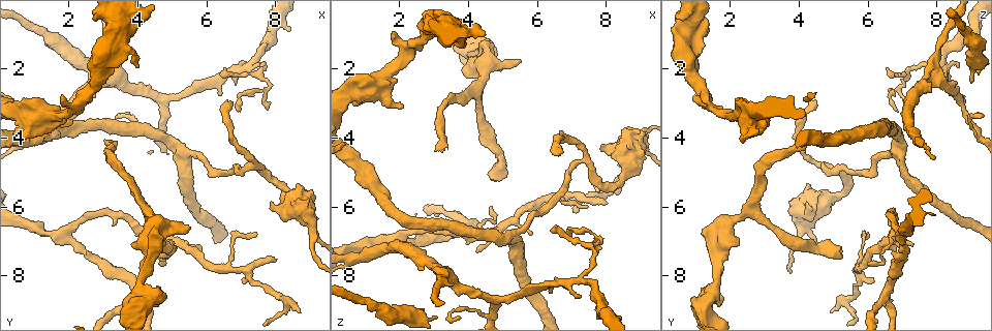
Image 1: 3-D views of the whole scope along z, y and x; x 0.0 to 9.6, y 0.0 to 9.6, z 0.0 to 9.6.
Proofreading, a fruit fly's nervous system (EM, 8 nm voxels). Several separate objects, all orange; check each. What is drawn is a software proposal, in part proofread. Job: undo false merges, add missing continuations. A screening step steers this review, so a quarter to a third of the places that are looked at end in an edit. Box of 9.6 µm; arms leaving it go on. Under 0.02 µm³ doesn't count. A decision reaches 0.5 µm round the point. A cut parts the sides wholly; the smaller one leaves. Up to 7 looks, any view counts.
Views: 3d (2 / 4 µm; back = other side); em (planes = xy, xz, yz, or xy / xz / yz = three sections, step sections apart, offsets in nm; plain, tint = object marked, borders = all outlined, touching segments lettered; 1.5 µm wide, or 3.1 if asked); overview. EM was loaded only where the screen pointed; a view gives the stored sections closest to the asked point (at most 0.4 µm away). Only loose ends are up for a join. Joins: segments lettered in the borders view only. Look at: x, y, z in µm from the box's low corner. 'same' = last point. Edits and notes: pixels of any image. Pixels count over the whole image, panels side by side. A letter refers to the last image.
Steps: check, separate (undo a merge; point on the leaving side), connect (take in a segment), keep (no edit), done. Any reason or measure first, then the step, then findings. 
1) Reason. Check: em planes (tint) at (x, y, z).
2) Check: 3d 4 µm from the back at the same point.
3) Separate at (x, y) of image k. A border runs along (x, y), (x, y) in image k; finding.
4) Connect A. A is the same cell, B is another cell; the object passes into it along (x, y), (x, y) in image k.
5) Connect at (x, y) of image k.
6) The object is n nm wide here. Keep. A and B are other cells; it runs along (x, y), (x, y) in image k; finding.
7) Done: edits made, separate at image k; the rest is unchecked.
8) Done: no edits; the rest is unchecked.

Branch stops here. Check: em xy step 8 (borders) at (8.05, 7.55, 5.90).

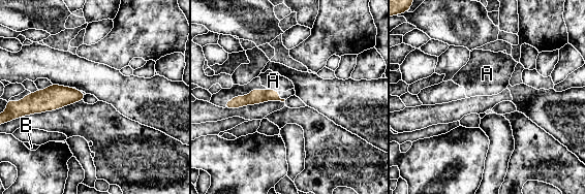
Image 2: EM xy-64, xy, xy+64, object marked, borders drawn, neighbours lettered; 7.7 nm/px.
Check: em planes (borders) at the same point.

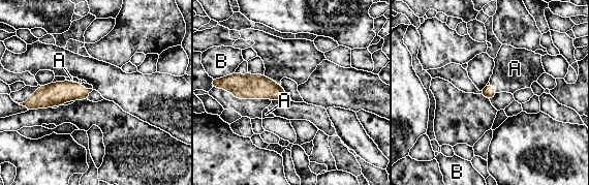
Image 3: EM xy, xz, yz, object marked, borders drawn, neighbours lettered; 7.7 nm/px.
Connect A. A is the same cell, B is another cell; the object passes into it along (488, 91), (490, 84), (515, 68) in image 3; it goes on there.

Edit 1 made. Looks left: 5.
Redraw. Check: overview.

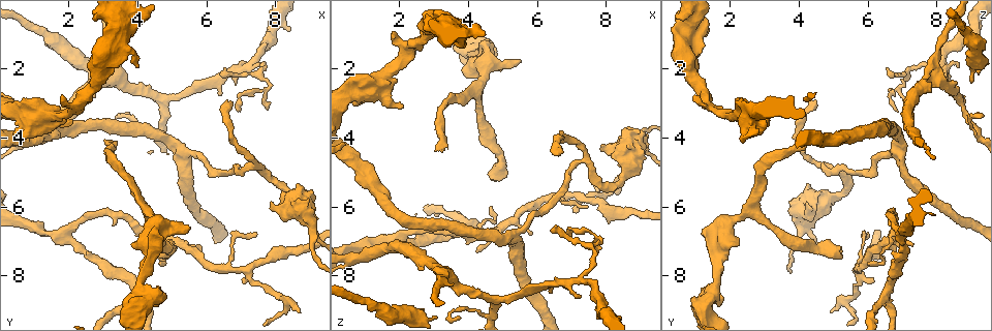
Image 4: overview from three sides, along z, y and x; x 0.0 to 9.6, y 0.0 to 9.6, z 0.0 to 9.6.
Branch stops here. Check: 3d 2 µm at (2.70, 2.40, 8.95).

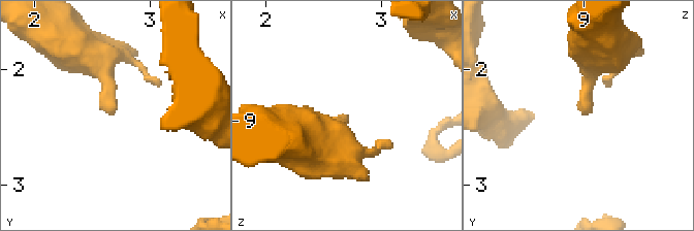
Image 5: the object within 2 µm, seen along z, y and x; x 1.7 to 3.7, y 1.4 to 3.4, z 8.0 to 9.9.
Check: em xz step 8 (tint) at (2.72, 2.36, 9.02).

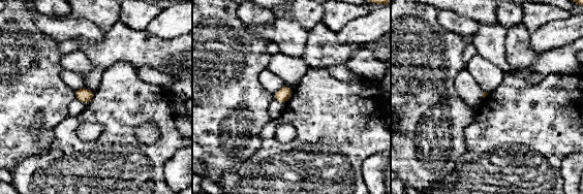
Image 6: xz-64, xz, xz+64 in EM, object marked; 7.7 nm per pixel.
Another direction. Check: em planes (borders) at the same point.

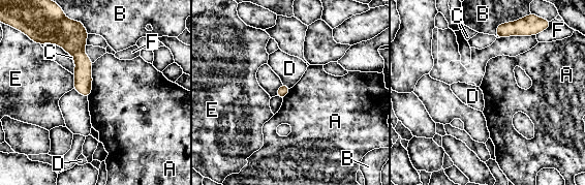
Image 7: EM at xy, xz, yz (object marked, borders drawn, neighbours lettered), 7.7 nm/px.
Keep. A, B, C, D, E and F are other cells; it runs along (83, 31), (80, 57), (87, 93) in image 7; none of them fits.

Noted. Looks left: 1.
Done: edits made, connect at image 3; the rest is unchecked.

